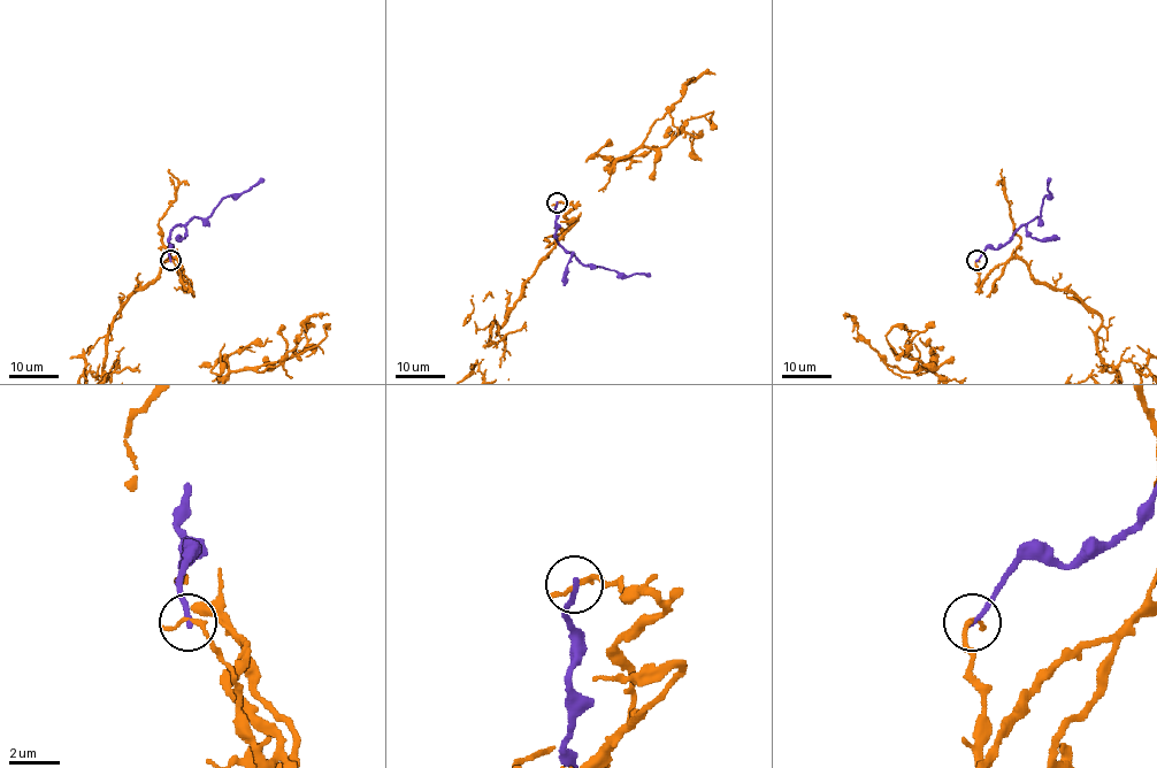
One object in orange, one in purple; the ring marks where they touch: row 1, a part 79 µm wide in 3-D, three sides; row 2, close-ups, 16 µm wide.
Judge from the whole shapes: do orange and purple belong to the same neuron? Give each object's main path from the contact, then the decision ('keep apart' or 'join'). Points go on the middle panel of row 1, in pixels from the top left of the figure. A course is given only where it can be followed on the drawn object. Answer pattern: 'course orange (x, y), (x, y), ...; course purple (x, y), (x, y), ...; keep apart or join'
course purple (556, 202), (556, 240), (582, 263), (629, 276), (650, 275); keep apart

